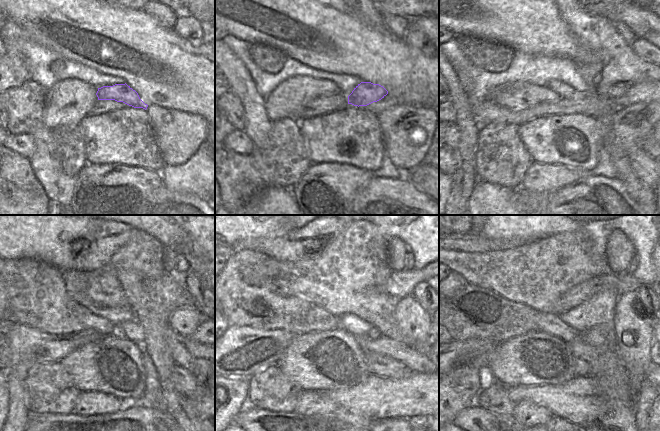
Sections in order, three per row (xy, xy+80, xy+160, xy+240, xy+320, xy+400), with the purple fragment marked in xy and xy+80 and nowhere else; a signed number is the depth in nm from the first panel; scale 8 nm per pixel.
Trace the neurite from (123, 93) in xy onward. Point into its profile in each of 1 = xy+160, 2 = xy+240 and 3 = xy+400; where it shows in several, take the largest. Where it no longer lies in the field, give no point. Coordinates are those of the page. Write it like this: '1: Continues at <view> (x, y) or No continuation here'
1: Continues at xy+160 (615, 91)
2: Continues at xy+240 (185, 320)
3: Continues at xy+400 (632, 326).

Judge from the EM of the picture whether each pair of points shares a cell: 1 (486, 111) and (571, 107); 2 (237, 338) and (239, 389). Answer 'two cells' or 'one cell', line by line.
1: one cell
2: two cells

